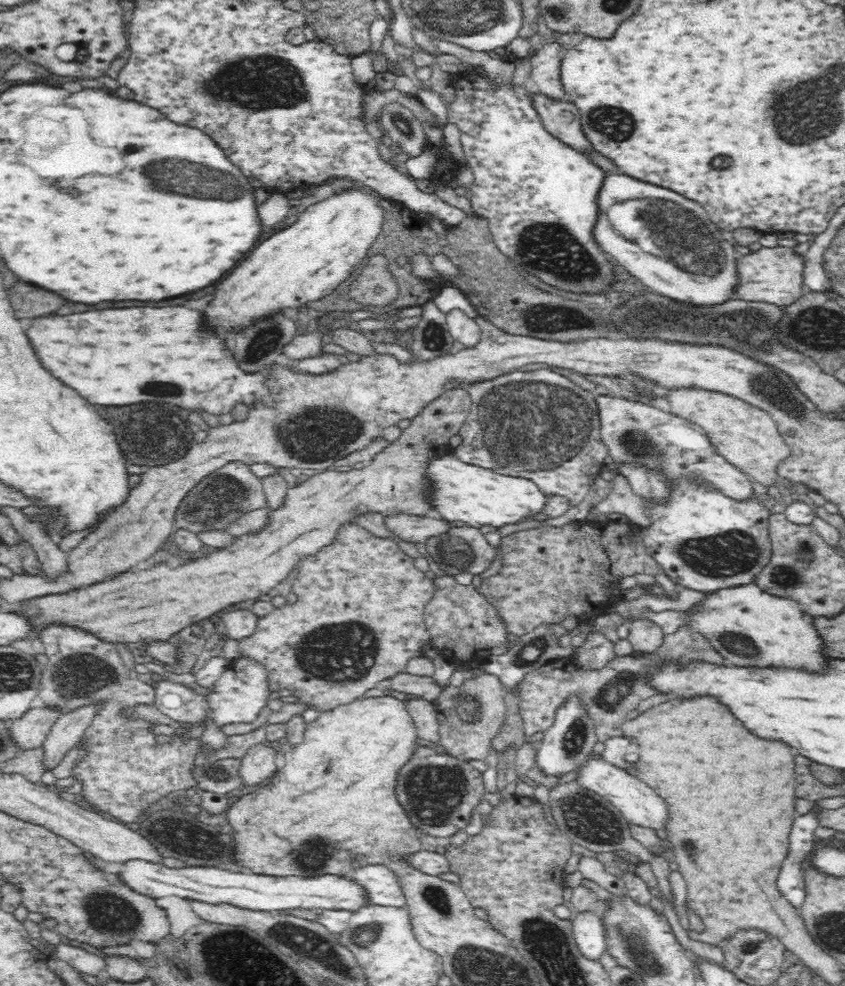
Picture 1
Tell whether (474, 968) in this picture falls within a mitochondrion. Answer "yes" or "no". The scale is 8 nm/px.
yes

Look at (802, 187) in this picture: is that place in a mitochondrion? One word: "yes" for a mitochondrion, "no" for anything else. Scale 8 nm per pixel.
no

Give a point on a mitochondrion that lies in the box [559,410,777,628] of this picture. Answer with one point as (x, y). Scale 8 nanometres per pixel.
(726, 556)

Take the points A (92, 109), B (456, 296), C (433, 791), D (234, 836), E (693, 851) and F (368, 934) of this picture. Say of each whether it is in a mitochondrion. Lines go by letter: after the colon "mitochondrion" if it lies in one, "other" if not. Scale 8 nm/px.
A: other
B: other
C: mitochondrion
D: other
E: mitochondrion
F: mitochondrion

